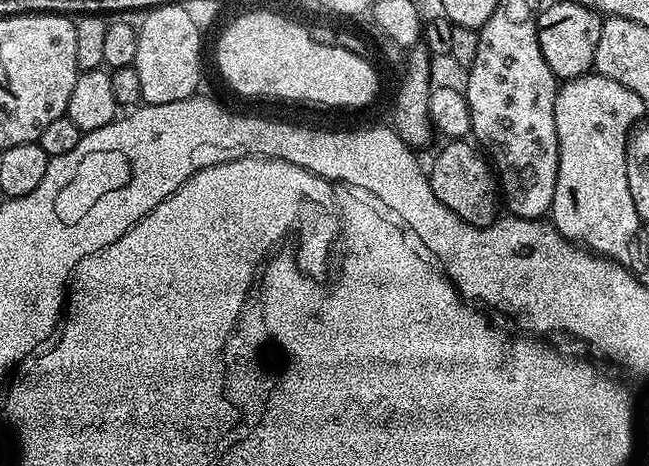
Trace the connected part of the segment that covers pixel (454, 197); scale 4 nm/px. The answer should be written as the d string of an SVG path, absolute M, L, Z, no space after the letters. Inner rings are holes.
M466 140L449 141L428 170L431 189L438 200L467 224L485 228L499 217L500 186L485 155Z

